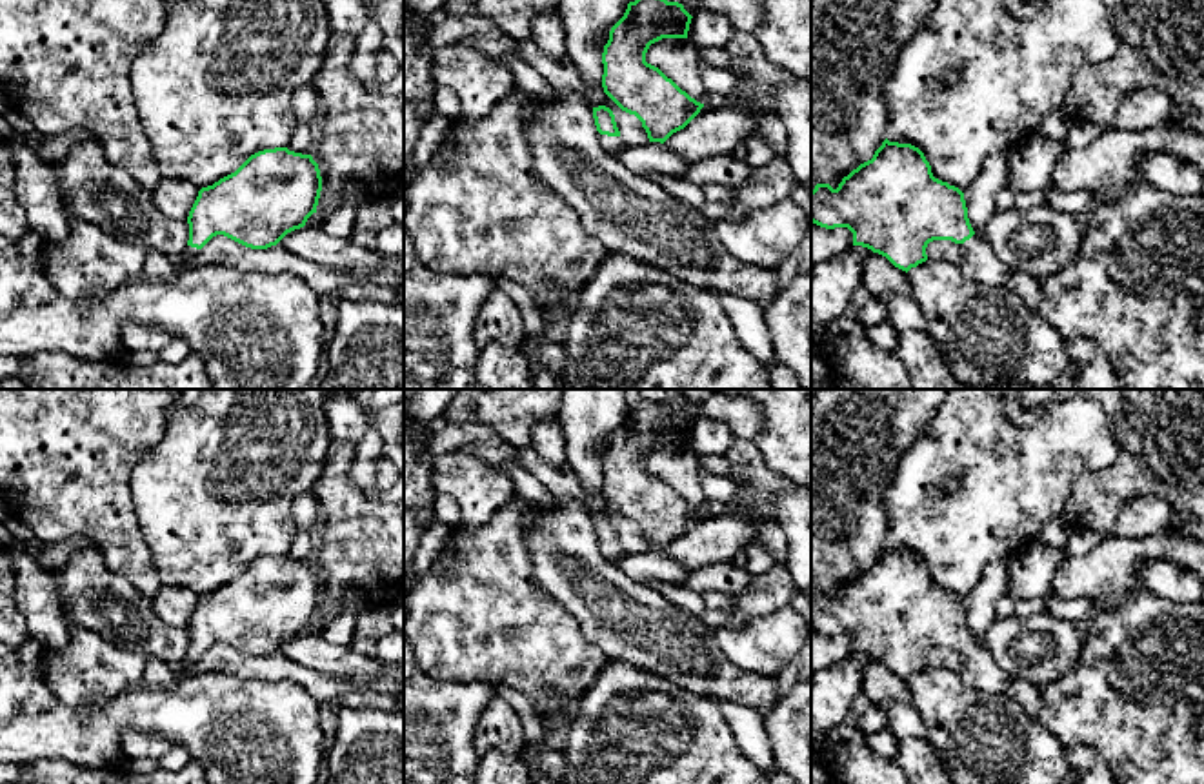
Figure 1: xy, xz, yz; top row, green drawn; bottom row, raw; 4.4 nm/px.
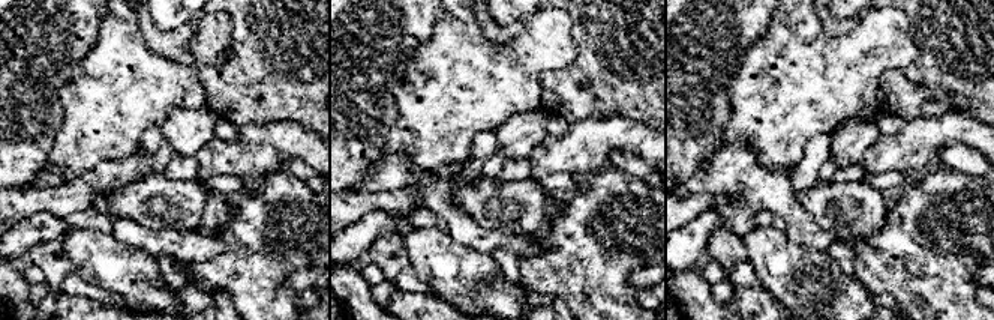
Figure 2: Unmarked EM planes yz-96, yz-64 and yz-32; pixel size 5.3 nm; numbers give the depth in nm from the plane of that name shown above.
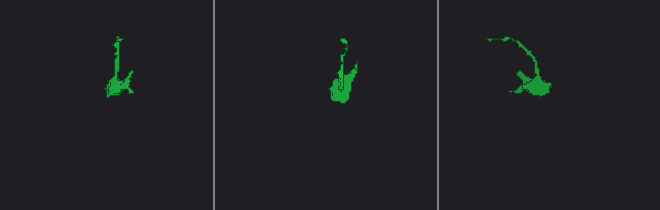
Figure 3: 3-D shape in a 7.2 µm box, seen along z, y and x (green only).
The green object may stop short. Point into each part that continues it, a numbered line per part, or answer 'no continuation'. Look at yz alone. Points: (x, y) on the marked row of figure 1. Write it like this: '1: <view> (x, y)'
1: yz (979, 262)

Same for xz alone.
1: xz (612, 144)

